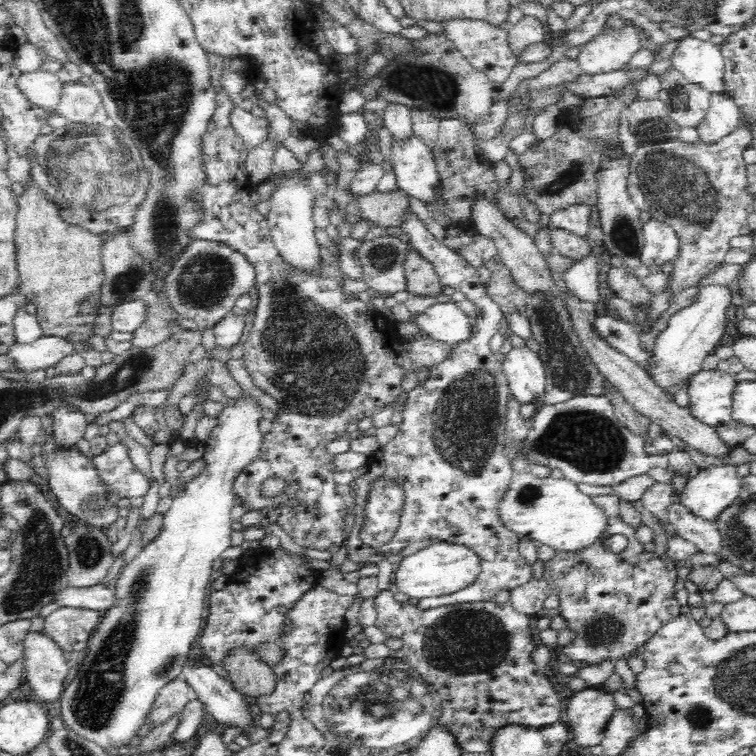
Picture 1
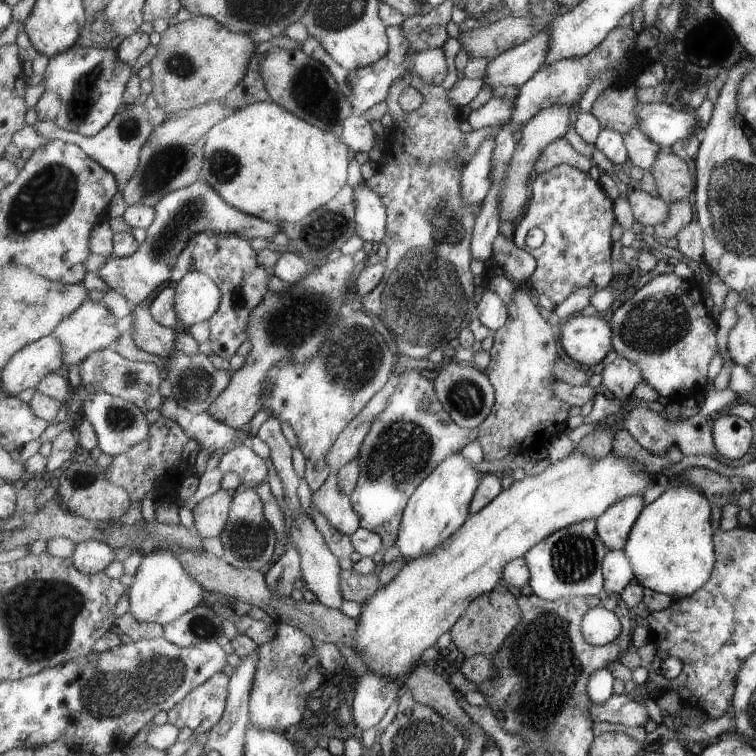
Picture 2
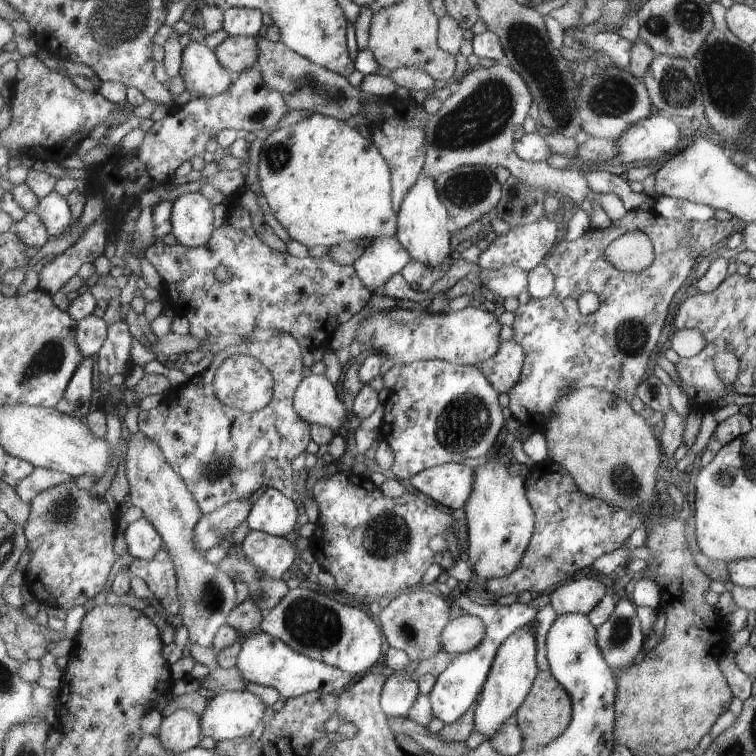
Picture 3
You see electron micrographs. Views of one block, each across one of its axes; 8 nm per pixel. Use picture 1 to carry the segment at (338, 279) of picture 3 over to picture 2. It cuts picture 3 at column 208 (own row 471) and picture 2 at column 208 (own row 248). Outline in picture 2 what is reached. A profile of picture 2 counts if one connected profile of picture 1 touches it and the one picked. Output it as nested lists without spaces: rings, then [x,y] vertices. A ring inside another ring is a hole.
[[[205,233],[197,235],[187,248],[178,256],[177,264],[172,272],[171,285],[177,284],[190,271],[199,271],[209,275],[218,282],[222,290],[222,305],[219,310],[211,317],[207,323],[210,328],[210,344],[214,354],[221,358],[229,360],[237,354],[237,350],[250,340],[250,320],[254,310],[271,294],[269,291],[269,278],[274,275],[271,270],[264,270],[257,264],[257,252],[251,248],[249,239],[244,239],[239,235],[231,235],[225,233]]]

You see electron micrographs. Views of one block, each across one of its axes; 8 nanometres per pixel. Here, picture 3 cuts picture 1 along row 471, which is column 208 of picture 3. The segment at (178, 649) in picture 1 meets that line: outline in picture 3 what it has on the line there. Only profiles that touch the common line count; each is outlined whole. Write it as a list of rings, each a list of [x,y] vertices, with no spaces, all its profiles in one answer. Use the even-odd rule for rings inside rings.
[[[187,192],[173,201],[172,234],[187,248],[207,246],[220,223],[221,210],[199,192]]]

